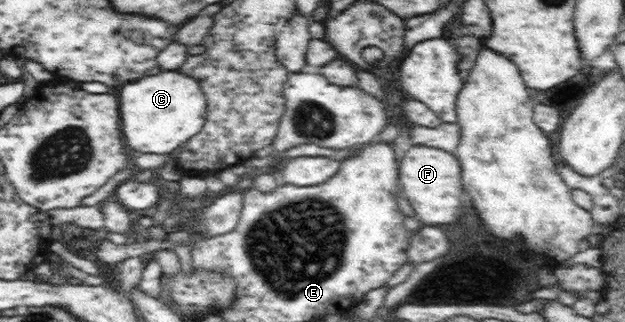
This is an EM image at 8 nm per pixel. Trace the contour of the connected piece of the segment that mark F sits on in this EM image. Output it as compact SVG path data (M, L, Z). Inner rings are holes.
M413 144L399 162L399 179L402 194L410 200L417 220L424 225L450 224L462 213L461 166L454 154L440 148L430 148L422 144Z

